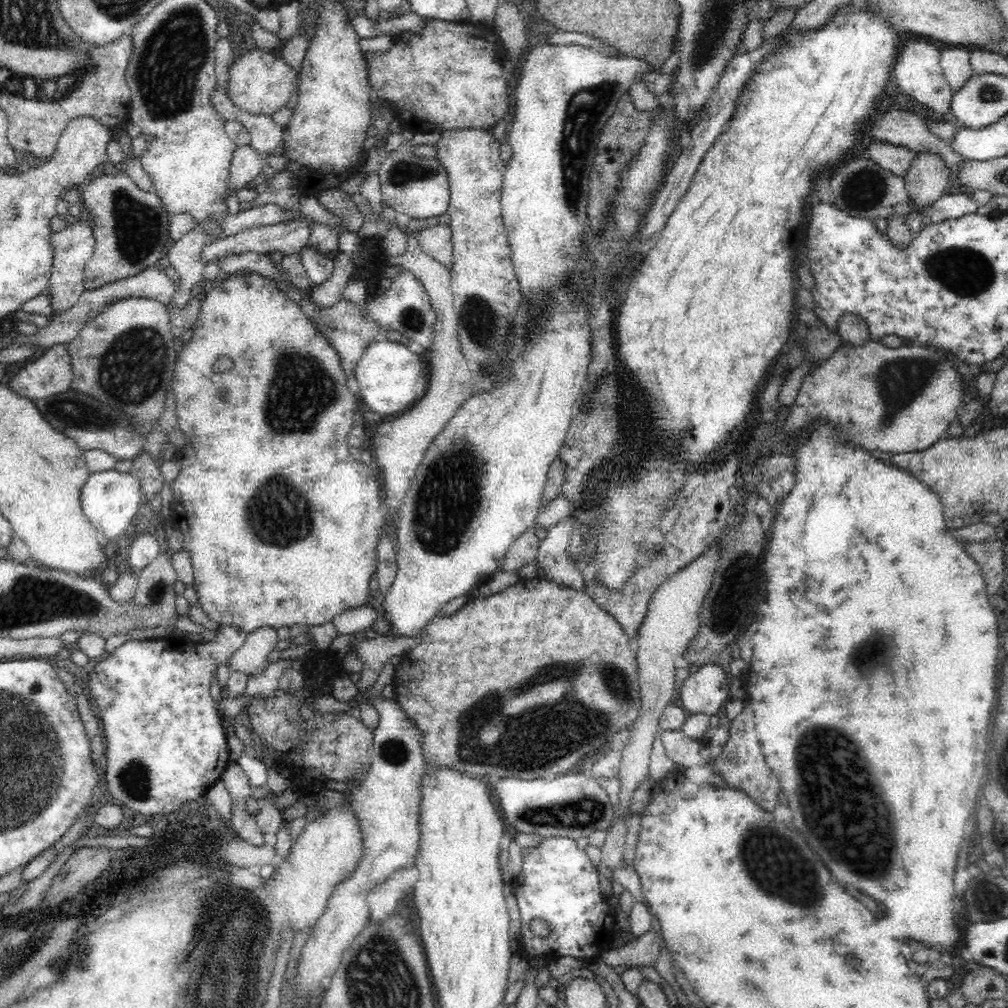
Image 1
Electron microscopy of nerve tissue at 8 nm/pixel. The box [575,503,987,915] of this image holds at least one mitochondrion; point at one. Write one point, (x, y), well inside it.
(864, 841)

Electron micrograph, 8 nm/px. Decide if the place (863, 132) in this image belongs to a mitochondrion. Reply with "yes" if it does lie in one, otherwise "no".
no

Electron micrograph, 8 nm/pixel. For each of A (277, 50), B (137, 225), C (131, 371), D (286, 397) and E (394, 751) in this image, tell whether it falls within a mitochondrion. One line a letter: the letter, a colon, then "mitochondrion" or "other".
A: other
B: mitochondrion
C: mitochondrion
D: mitochondrion
E: mitochondrion

